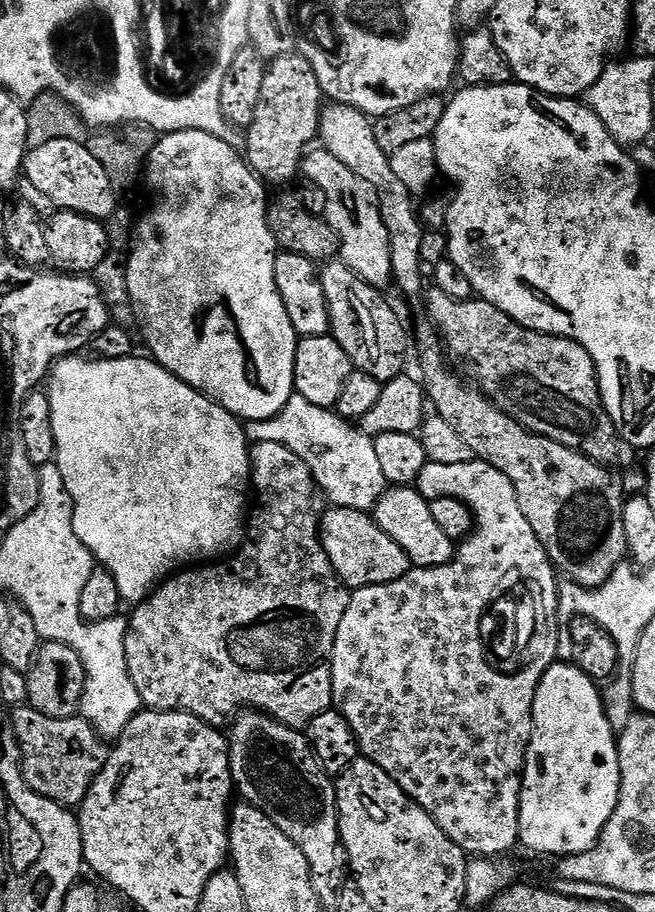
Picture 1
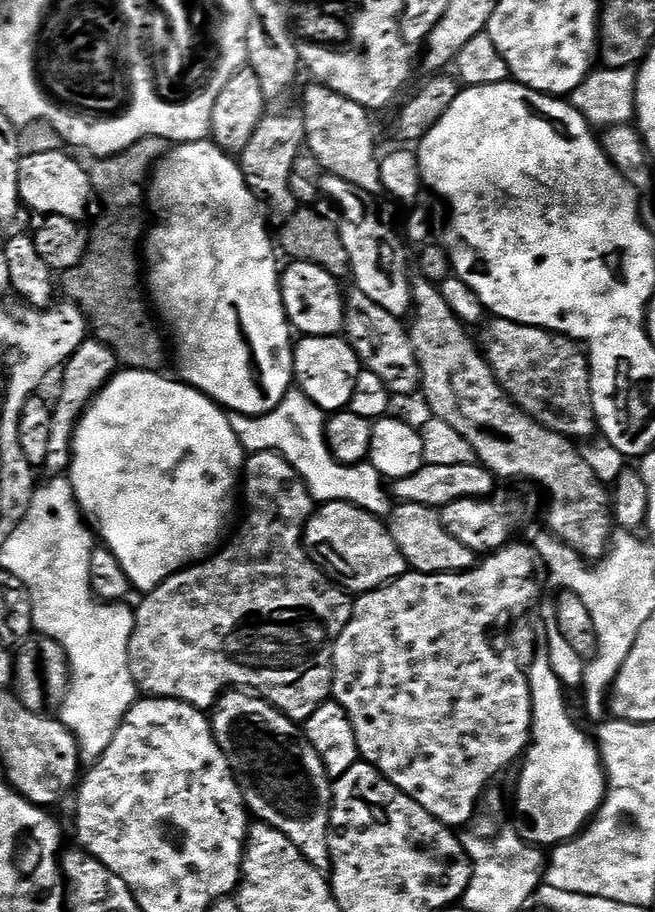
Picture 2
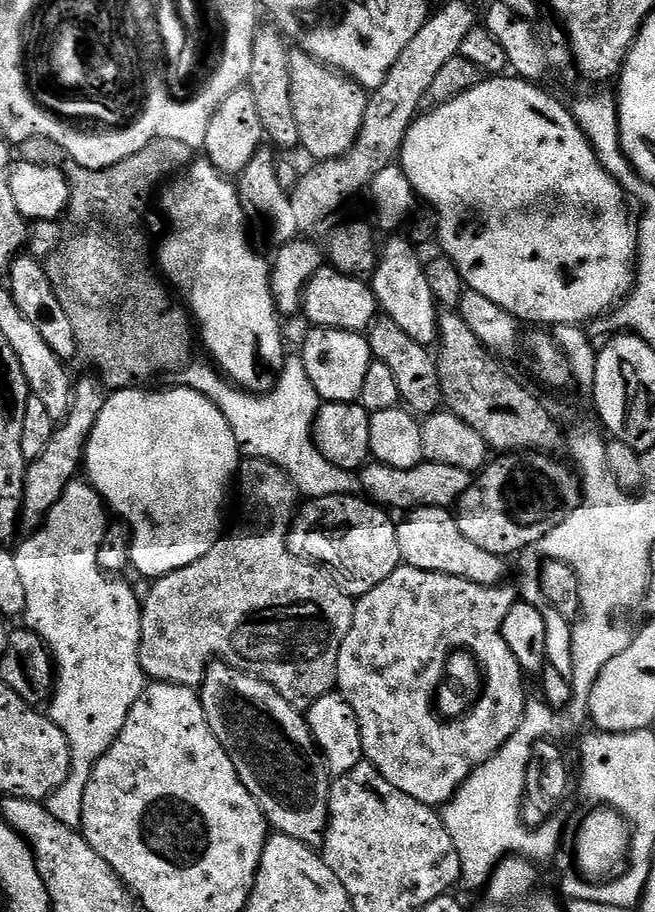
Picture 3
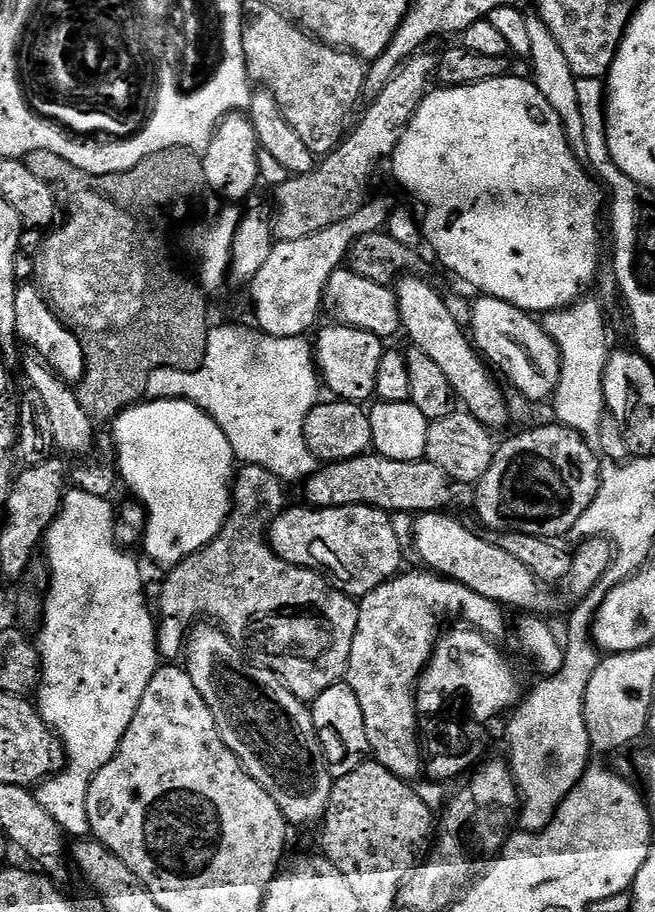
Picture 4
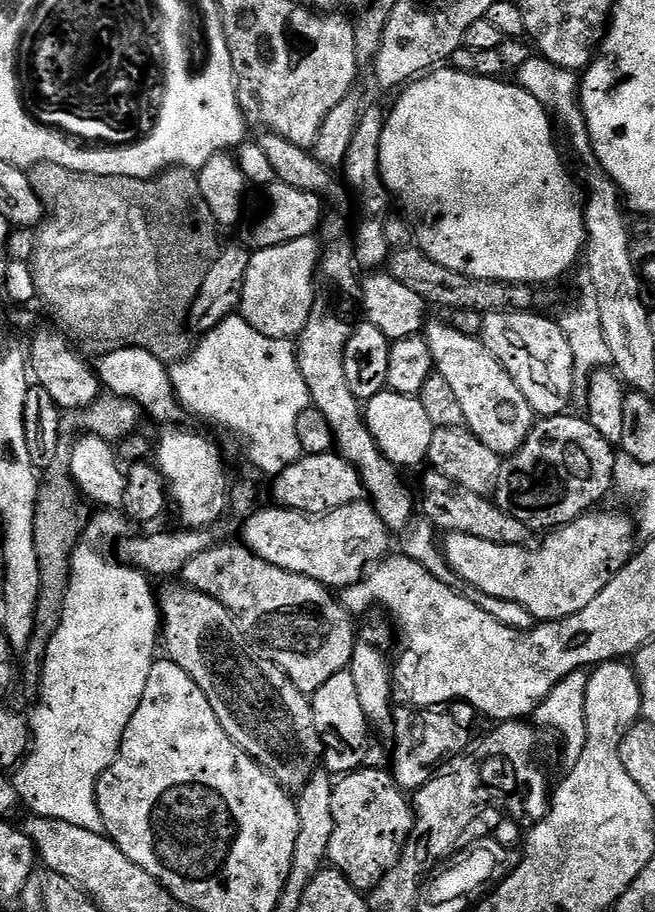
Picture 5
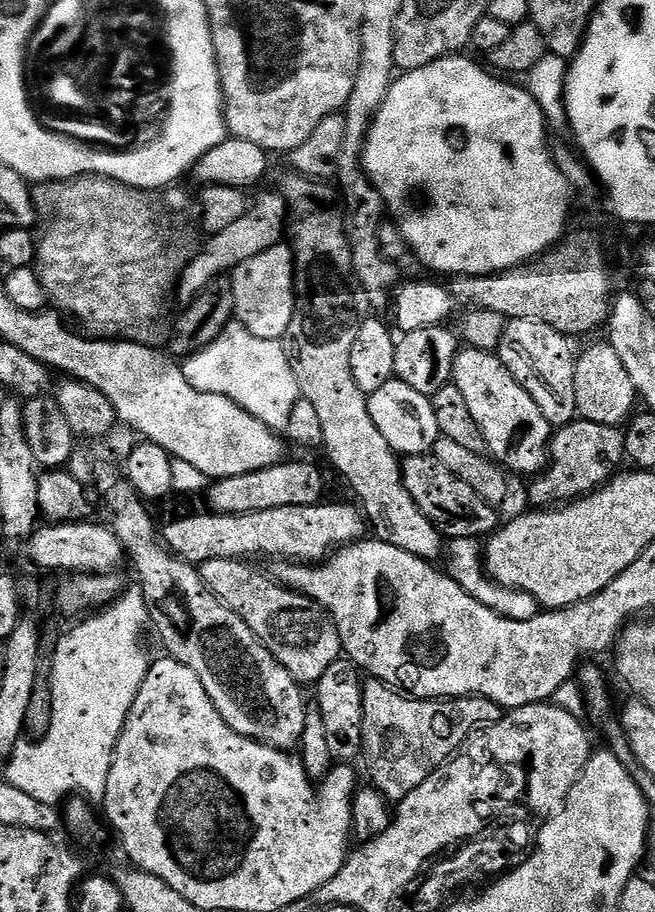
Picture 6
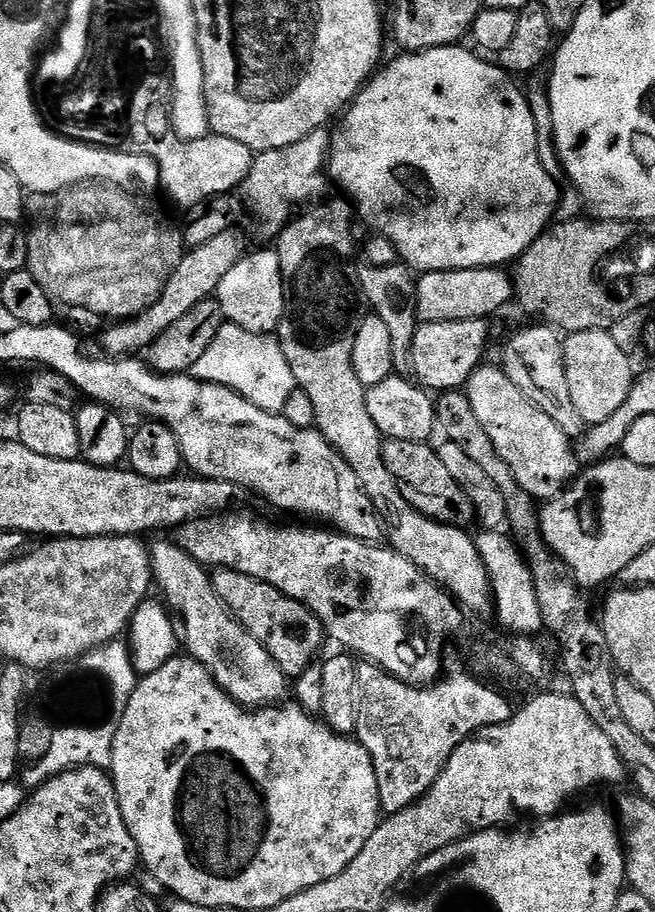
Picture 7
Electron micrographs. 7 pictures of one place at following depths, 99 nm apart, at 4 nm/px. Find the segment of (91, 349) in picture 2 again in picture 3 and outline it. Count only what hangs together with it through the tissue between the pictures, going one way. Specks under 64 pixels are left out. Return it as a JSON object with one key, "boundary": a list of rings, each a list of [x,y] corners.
{"boundary":[[[90,374],[90,376],[82,377],[81,380],[79,377],[75,381],[72,405],[66,414],[66,418],[57,423],[54,434],[50,438],[50,446],[46,446],[46,450],[42,450],[42,454],[38,454],[38,458],[31,460],[26,470],[24,507],[22,509],[22,528],[25,528],[25,533],[31,534],[43,524],[46,517],[50,514],[50,510],[54,510],[58,498],[62,498],[66,486],[70,486],[70,482],[77,479],[79,472],[76,471],[81,471],[84,462],[84,452],[88,449],[88,443],[90,442],[90,434],[94,430],[94,426],[98,426],[98,414],[102,414],[102,406],[108,401],[108,398],[109,393],[98,375]]]}

